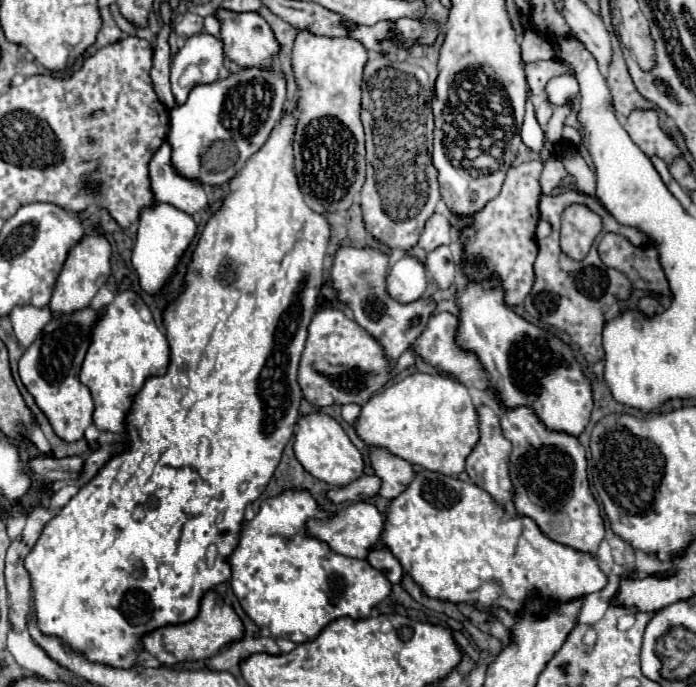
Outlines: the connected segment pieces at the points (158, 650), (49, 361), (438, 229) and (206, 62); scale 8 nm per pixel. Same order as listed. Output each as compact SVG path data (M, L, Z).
M209 590L201 598L201 608L199 608L197 618L193 618L185 624L161 626L161 628L145 634L141 640L143 640L145 650L151 656L155 656L165 666L173 666L183 660L205 660L205 658L213 656L213 652L217 652L217 648L225 646L229 640L237 640L237 636L241 636L239 616L233 612L233 608L229 604L223 602L223 598L215 590Z
M83 308L73 314L53 318L45 326L45 332L41 332L41 336L25 350L23 358L19 360L21 382L25 384L27 392L35 398L41 412L47 416L55 434L65 442L81 440L85 428L91 424L93 398L91 392L79 382L77 376L85 352L89 348L91 328L99 314L101 312Z
M435 212L425 224L425 230L423 230L421 238L419 238L419 246L425 248L425 250L435 250L437 246L449 244L451 242L451 234L453 234L451 216Z
M195 34L191 38L187 38L185 46L175 54L170 68L170 82L173 86L173 96L177 102L185 102L187 98L181 98L175 94L175 86L179 76L183 74L183 70L195 64L199 66L203 80L201 82L213 82L217 80L217 70L223 66L223 44L221 40L209 36L209 34Z

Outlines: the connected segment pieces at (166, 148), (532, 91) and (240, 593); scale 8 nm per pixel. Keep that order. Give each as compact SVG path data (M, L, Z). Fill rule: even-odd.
M165 142L149 162L149 176L155 200L173 204L175 208L195 214L207 206L207 194L197 180L183 178L171 162L171 146Z
M539 60L539 62L525 64L529 86L528 96L535 107L545 99L545 84L549 82L549 78L563 74L563 72L573 72L573 70L567 64L561 64L559 60Z
M289 490L281 496L265 500L253 522L243 524L241 540L229 558L231 564L231 588L239 598L247 616L259 626L267 628L275 638L287 638L295 644L317 638L317 634L333 620L349 616L353 620L367 618L371 608L379 604L391 592L389 580L371 568L367 560L347 558L335 554L327 544L305 534L305 522L309 518L325 518L327 512L317 508L317 502L305 490Z

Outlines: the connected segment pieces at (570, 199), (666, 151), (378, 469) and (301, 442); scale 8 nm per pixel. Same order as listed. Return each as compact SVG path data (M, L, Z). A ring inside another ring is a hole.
M567 190L567 192L559 194L559 196L541 196L539 218L549 220L549 224L553 226L553 232L547 238L537 242L539 254L537 254L535 266L533 266L535 268L535 282L533 282L533 288L531 288L531 292L527 294L527 298L523 302L525 310L533 318L567 332L573 338L573 342L581 348L585 360L589 364L595 364L603 356L601 330L603 330L603 324L605 324L605 312L613 302L625 300L629 296L629 292L631 292L629 278L623 272L619 272L615 268L607 268L601 262L601 258L597 254L597 242L607 232L613 232L613 234L625 236L633 246L643 246L647 242L647 236L637 228L623 226L617 220L613 220L613 216L597 202L597 198L579 194L579 192L573 192L573 190ZM571 204L587 204L589 210L599 214L601 220L603 220L603 230L597 236L597 240L595 240L595 244L593 244L593 248L591 248L591 252L589 252L589 256L585 260L573 260L559 248L561 214Z
M655 110L631 112L631 116L623 122L623 128L647 156L659 156L667 164L679 156L677 144L659 128L659 116Z
M367 446L369 448L369 460L375 470L375 476L381 480L379 496L393 500L397 494L401 494L409 480L413 480L415 472L411 464L399 456L393 456L381 446Z
M309 412L297 420L297 432L295 432L295 444L293 444L295 456L301 462L301 466L315 478L341 486L349 484L349 480L357 480L357 476L363 474L363 458L361 452L353 446L349 436L343 432L341 424L323 412Z

